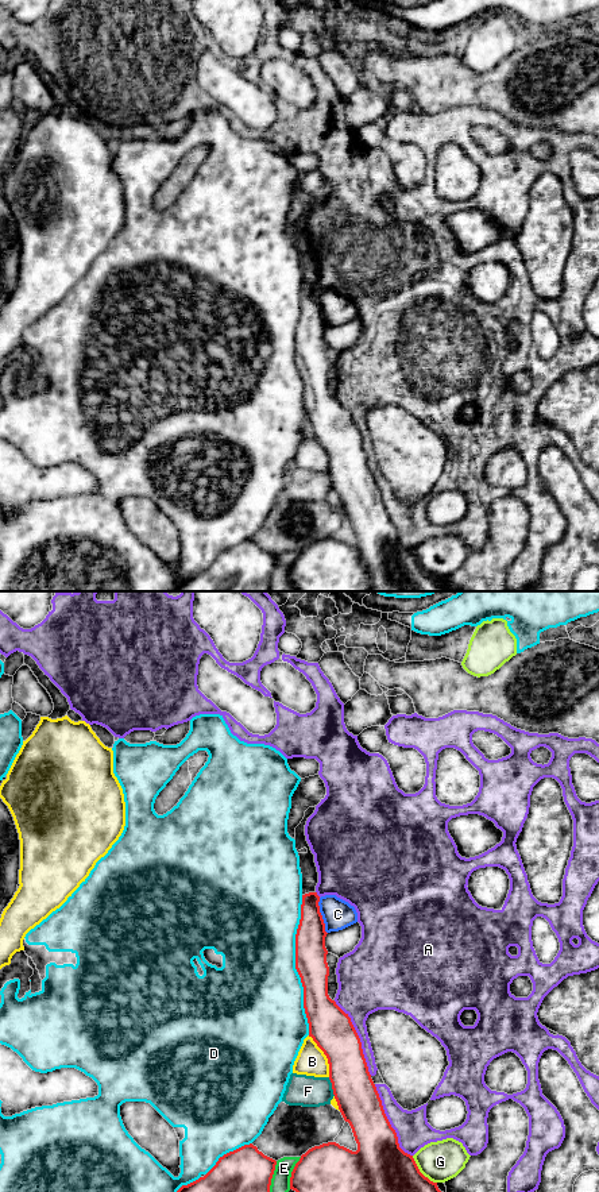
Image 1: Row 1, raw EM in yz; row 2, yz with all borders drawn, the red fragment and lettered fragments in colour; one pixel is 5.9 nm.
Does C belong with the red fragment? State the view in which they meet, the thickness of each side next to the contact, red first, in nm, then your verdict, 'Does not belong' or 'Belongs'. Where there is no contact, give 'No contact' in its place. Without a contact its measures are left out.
Touches red in yz. Thickness 190 nm (red) against 190 nm. Belongs

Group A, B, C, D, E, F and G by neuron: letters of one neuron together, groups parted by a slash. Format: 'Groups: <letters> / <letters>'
Groups: A / B / C / D / E / F / G

